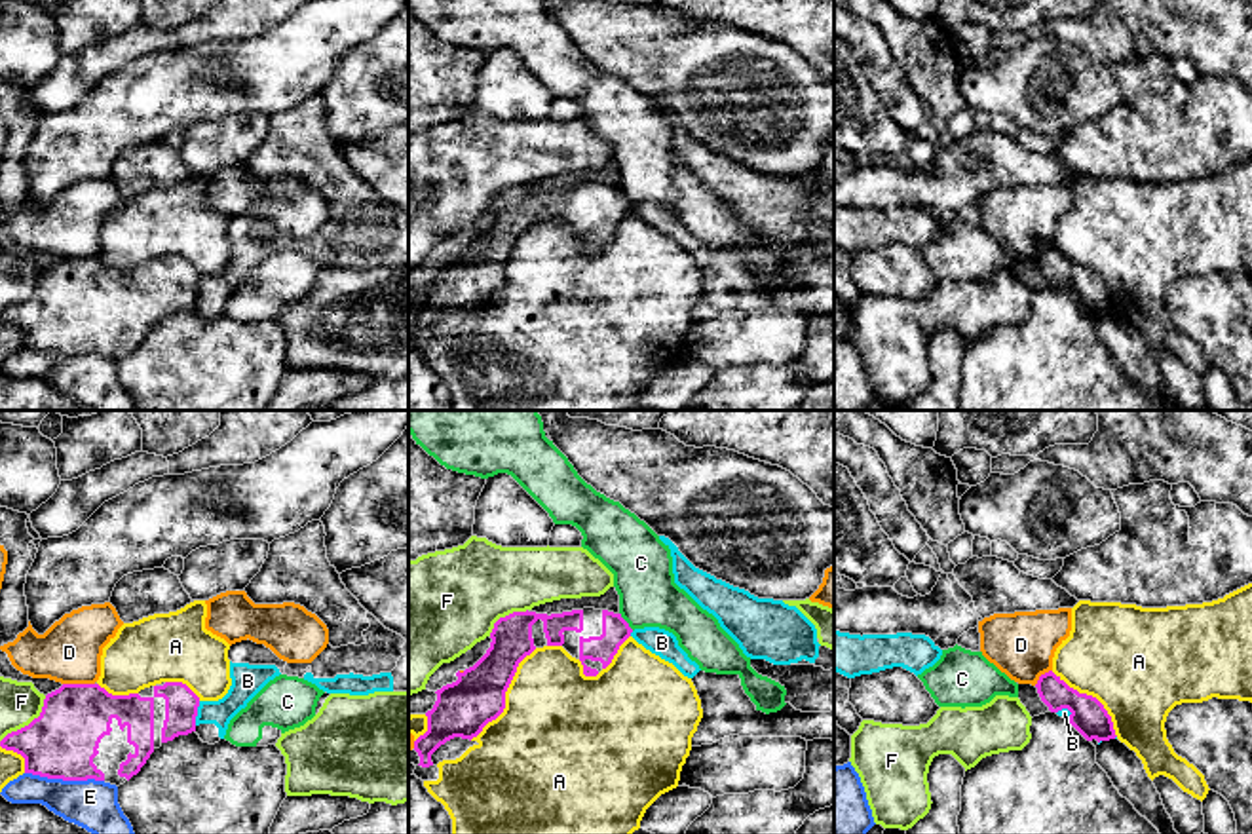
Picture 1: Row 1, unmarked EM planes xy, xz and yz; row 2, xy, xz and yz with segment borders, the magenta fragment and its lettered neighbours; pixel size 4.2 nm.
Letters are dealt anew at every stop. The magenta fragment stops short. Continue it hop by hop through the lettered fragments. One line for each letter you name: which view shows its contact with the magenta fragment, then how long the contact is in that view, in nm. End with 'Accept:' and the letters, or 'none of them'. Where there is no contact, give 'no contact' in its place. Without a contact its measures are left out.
Accept: none of them

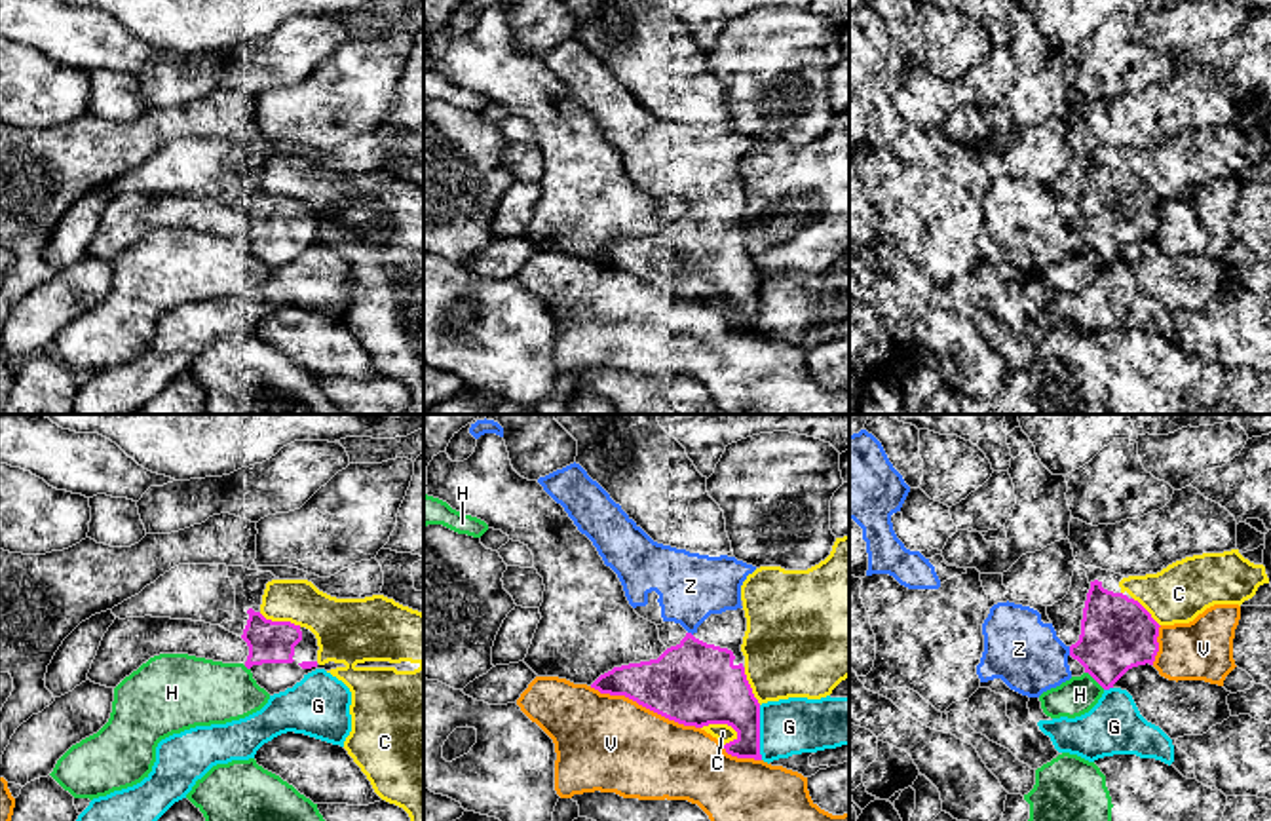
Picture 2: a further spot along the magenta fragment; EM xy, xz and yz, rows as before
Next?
Z: meets magenta in yz; contact 40 nm long
Accept: Z

